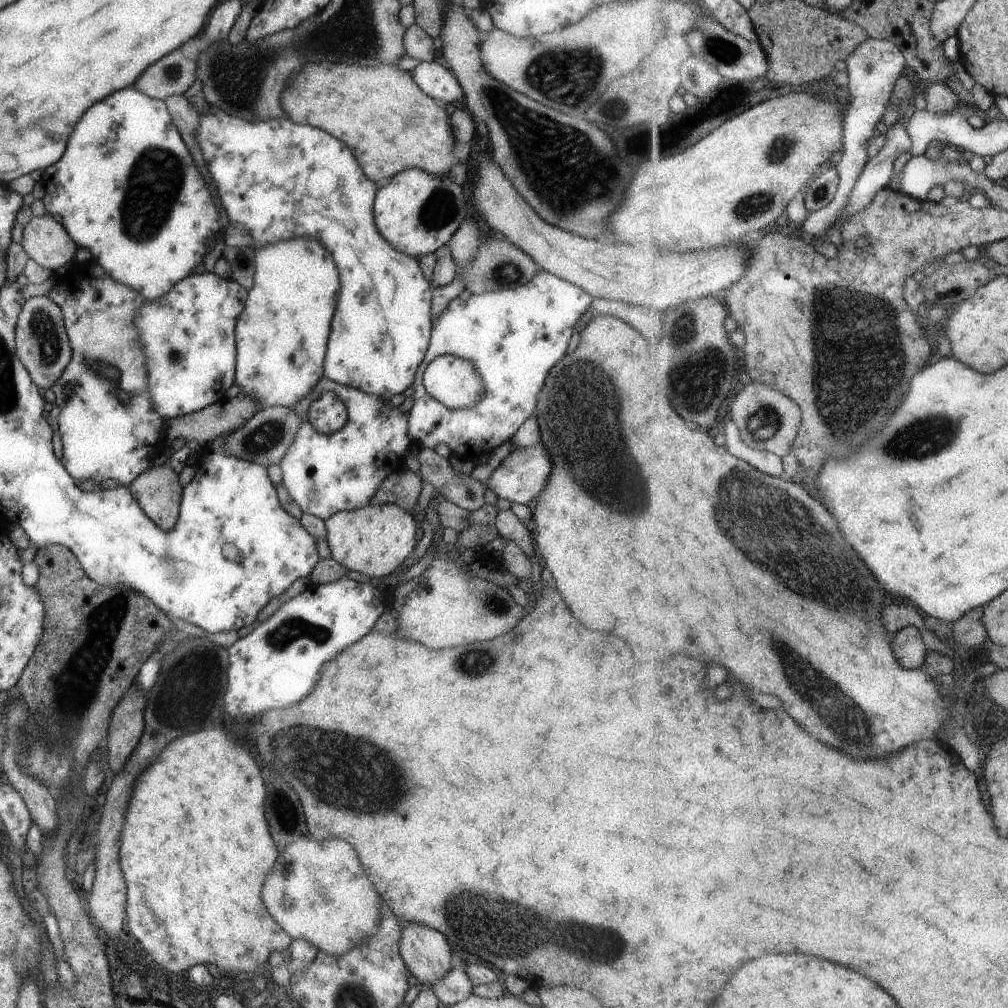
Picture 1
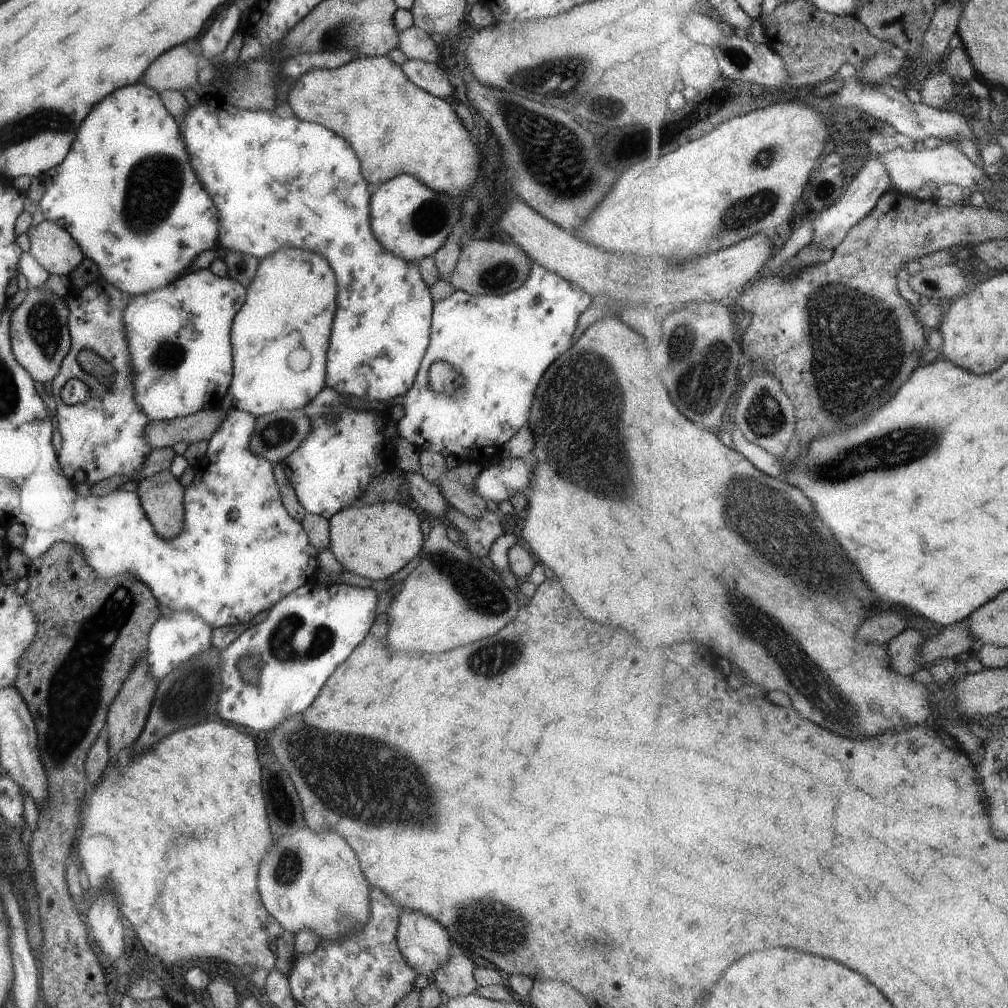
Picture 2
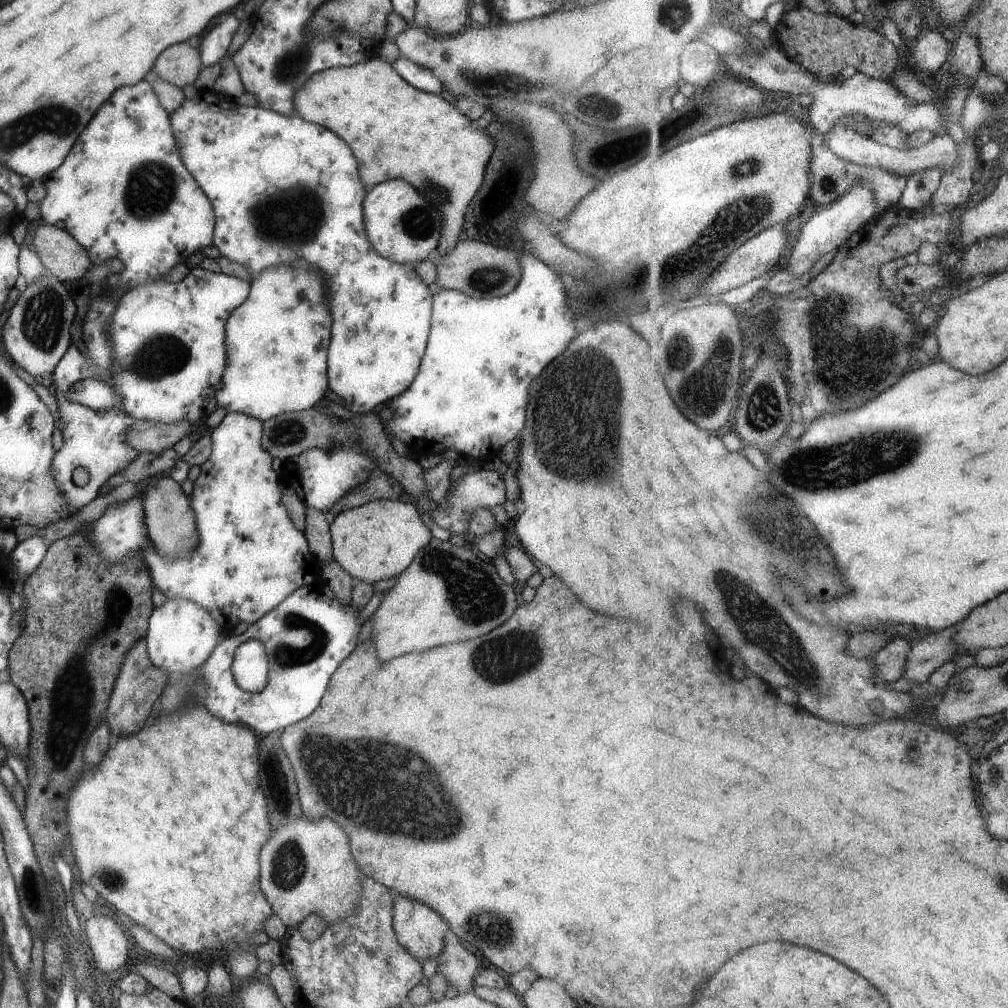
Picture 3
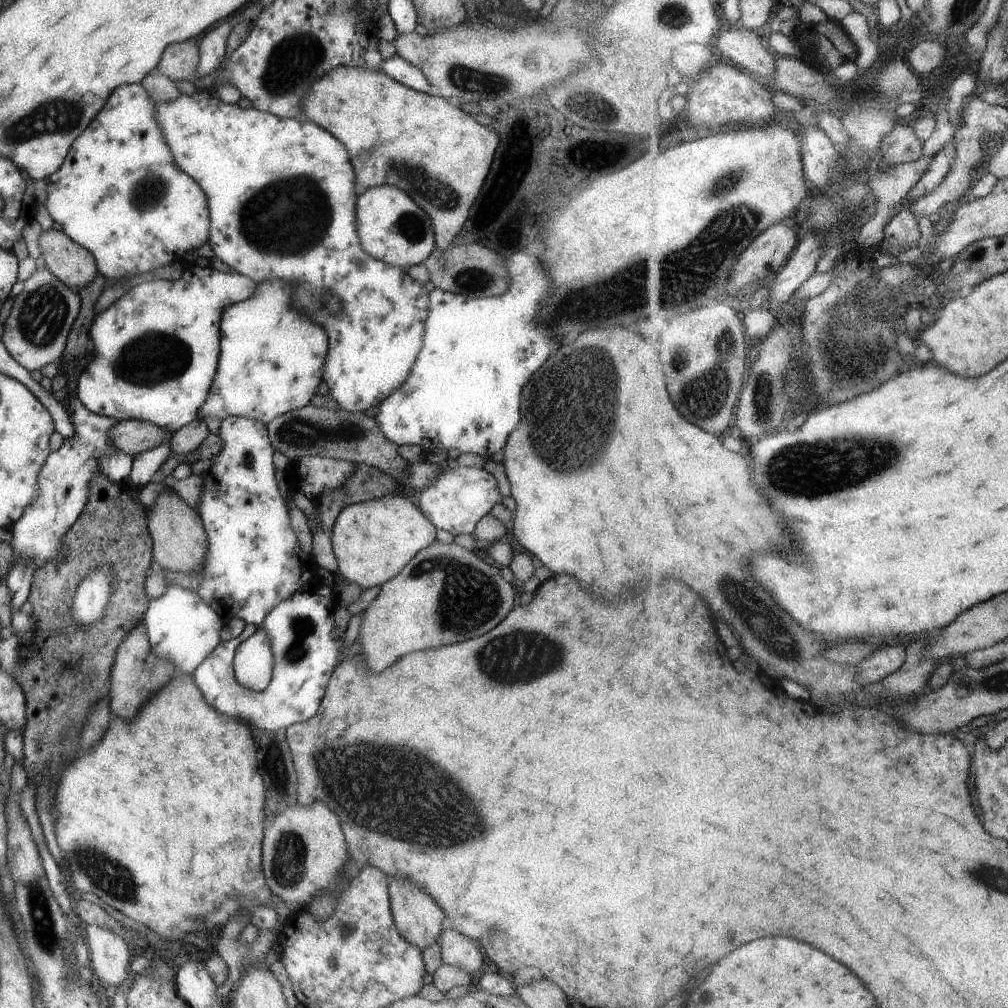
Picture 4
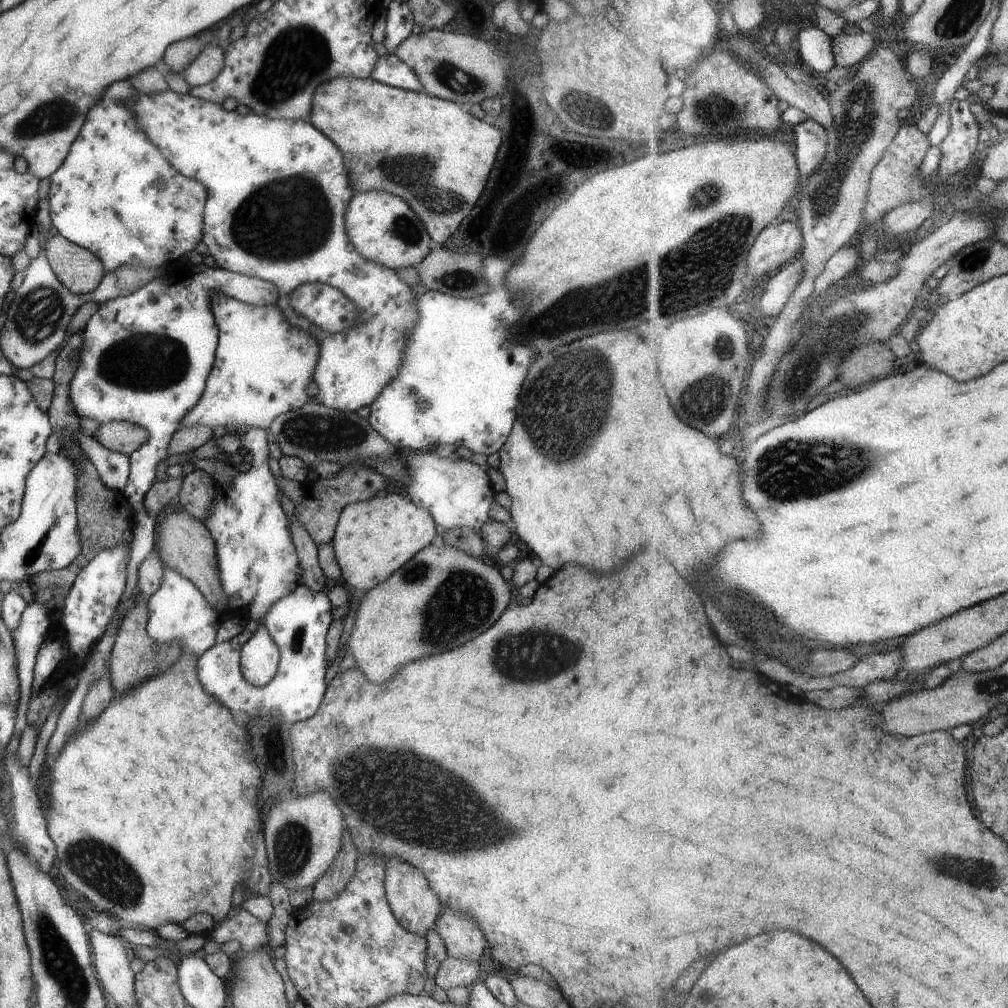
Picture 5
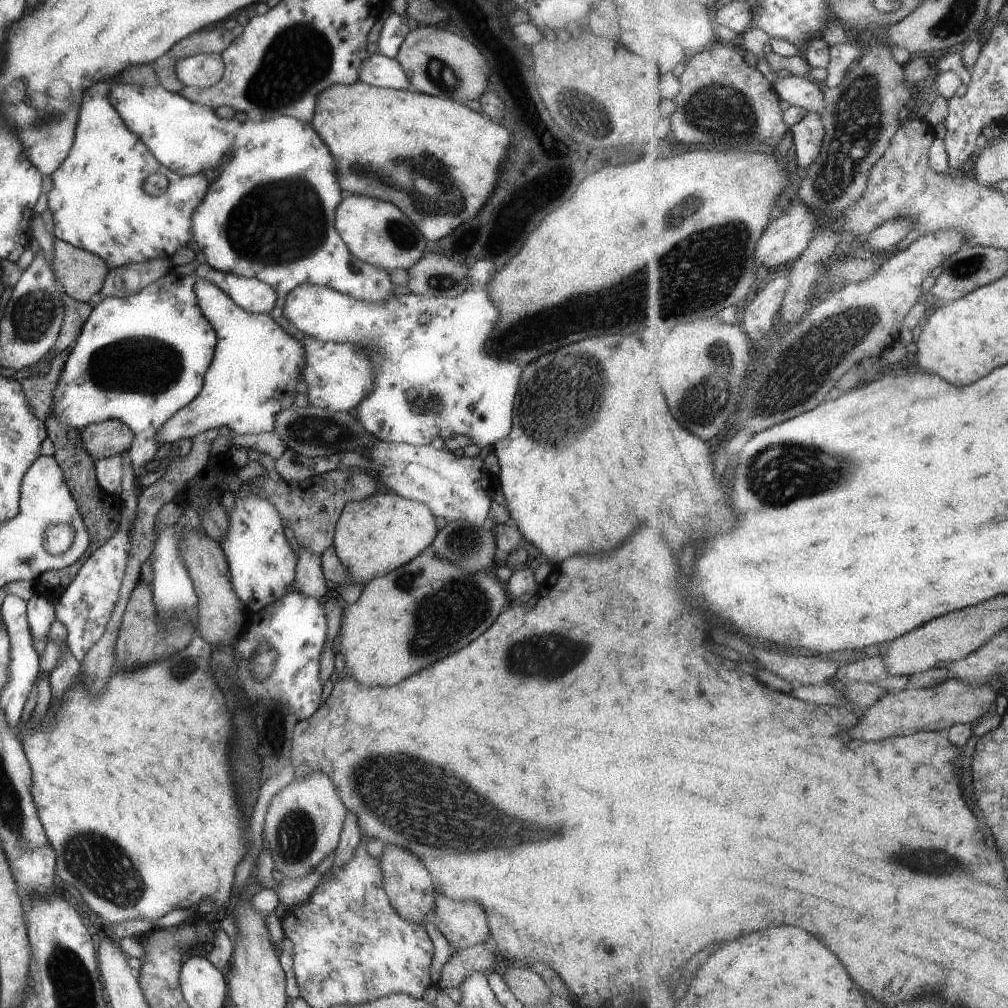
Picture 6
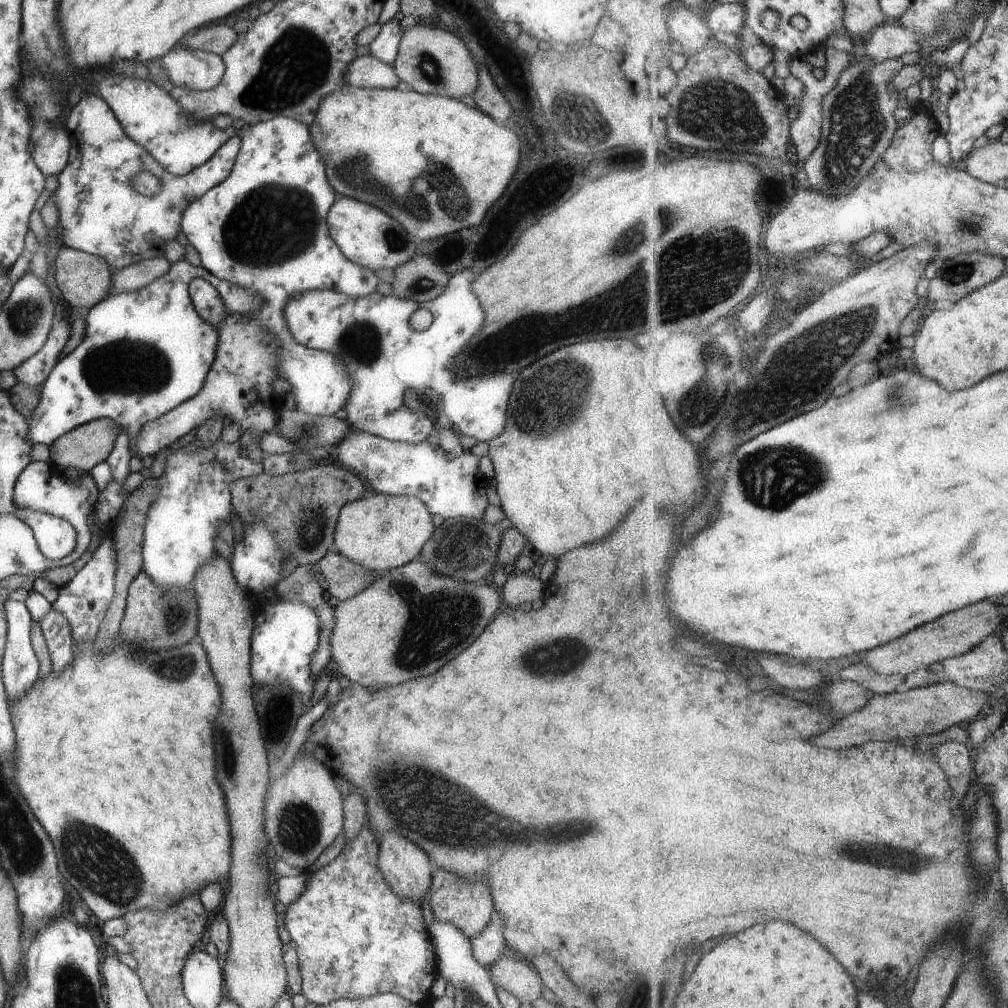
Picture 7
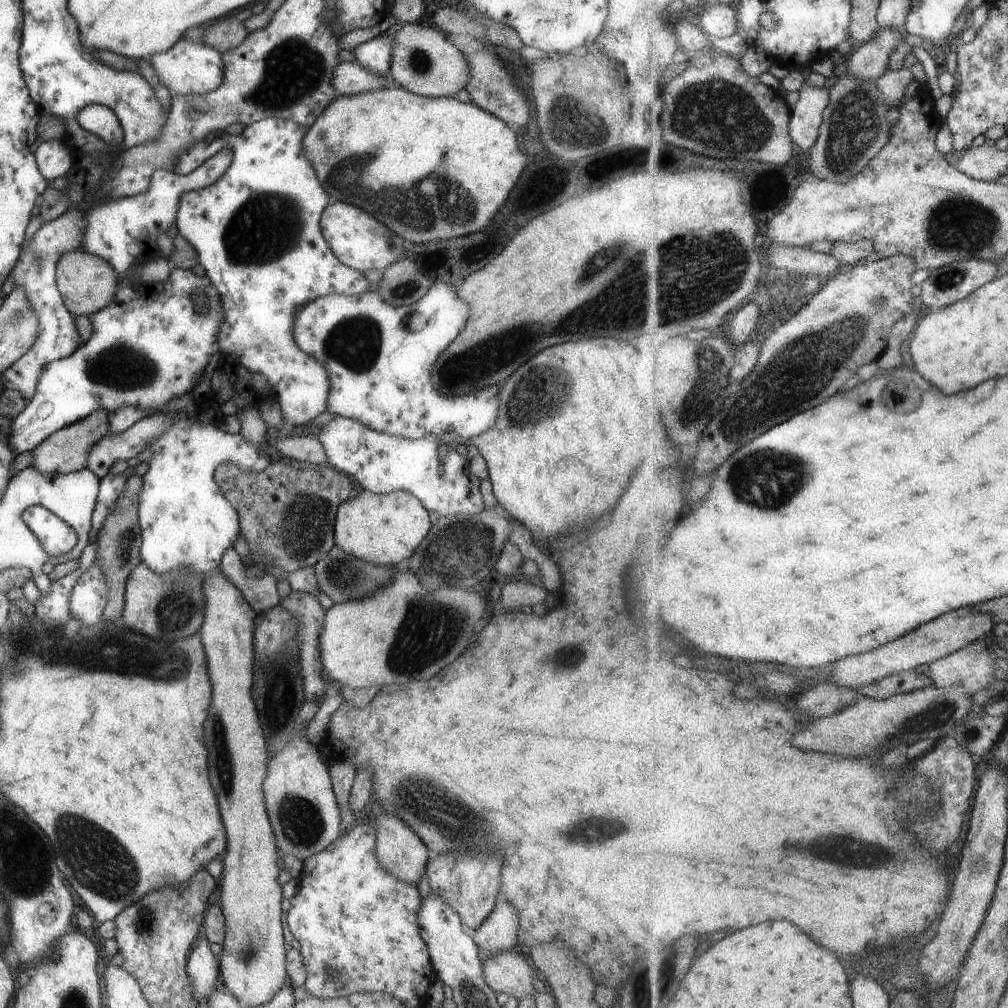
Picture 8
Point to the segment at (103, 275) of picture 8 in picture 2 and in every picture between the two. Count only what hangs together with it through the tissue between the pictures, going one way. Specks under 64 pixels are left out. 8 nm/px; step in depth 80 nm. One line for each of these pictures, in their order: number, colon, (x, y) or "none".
2: (52, 247)
3: (64, 258)
4: (73, 265)
5: (78, 270)
6: (79, 273)
7: (83, 279)

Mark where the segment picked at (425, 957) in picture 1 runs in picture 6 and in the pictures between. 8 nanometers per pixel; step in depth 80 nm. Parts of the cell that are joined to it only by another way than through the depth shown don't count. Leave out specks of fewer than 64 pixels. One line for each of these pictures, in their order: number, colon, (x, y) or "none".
2: (425, 945)
3: (421, 931)
4: (417, 917)
5: (415, 906)
6: (410, 889)

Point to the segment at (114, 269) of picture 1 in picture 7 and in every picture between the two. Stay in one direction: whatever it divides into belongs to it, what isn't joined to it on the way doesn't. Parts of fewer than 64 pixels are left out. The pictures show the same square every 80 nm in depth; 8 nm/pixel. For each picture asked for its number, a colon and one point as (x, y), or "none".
2: (126, 192)
3: (122, 192)
4: (118, 193)
5: (114, 194)
6: (96, 201)
7: (99, 213)

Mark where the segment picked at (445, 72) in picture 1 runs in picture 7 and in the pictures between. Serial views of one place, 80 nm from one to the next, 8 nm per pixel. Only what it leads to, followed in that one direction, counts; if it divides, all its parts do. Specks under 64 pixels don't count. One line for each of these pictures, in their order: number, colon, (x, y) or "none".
2: (429, 77)
3: (418, 76)
4: (403, 72)
5: (388, 69)
6: (378, 70)
7: (364, 71)

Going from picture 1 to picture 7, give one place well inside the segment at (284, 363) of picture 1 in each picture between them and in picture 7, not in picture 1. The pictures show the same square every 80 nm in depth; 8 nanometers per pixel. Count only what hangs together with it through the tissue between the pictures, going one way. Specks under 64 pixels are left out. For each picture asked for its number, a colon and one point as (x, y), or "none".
2: (289, 304)
3: (276, 340)
4: (270, 362)
5: (262, 365)
6: (251, 377)
7: (238, 383)

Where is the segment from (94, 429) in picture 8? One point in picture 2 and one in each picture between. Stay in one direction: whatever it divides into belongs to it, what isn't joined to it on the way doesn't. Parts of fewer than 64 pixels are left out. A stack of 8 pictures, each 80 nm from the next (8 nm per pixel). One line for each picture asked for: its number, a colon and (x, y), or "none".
2: (199, 426)
3: (144, 436)
4: (131, 437)
5: (122, 437)
6: (99, 440)
7: (81, 448)

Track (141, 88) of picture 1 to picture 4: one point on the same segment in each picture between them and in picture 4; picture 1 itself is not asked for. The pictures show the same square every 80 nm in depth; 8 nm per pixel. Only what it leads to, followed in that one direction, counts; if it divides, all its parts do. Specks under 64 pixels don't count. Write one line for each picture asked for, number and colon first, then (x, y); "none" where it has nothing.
2: (175, 70)
3: (178, 65)
4: (178, 61)

